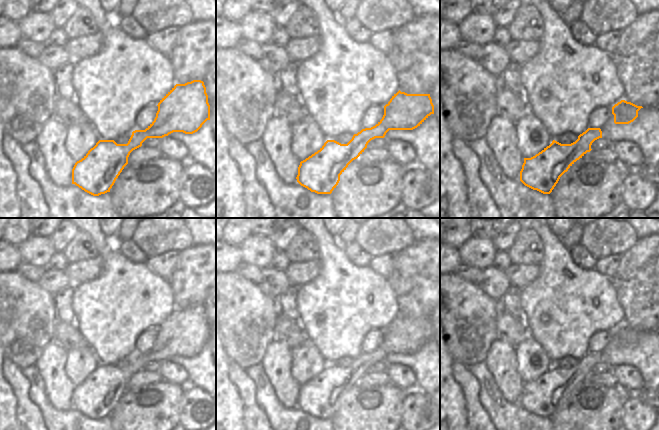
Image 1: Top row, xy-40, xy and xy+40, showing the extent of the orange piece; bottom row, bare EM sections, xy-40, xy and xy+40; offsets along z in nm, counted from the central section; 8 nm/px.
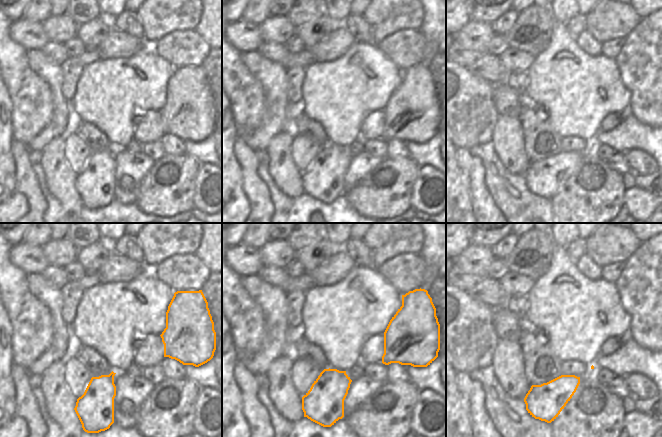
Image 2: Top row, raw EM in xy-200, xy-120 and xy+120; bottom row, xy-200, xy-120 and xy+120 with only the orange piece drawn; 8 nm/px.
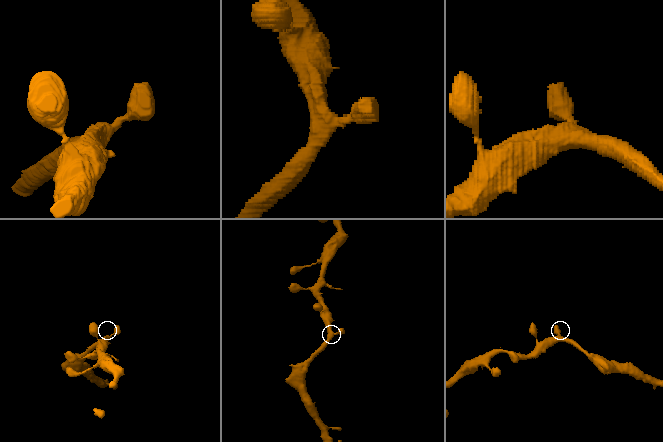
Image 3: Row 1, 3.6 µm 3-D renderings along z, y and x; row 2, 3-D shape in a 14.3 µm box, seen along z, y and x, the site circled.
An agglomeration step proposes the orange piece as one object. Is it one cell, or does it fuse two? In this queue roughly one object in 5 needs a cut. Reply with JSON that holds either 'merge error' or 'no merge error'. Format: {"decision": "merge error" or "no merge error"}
{"decision": "no merge error"}

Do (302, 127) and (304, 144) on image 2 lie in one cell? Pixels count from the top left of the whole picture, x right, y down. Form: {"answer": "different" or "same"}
{"answer": "different"}

